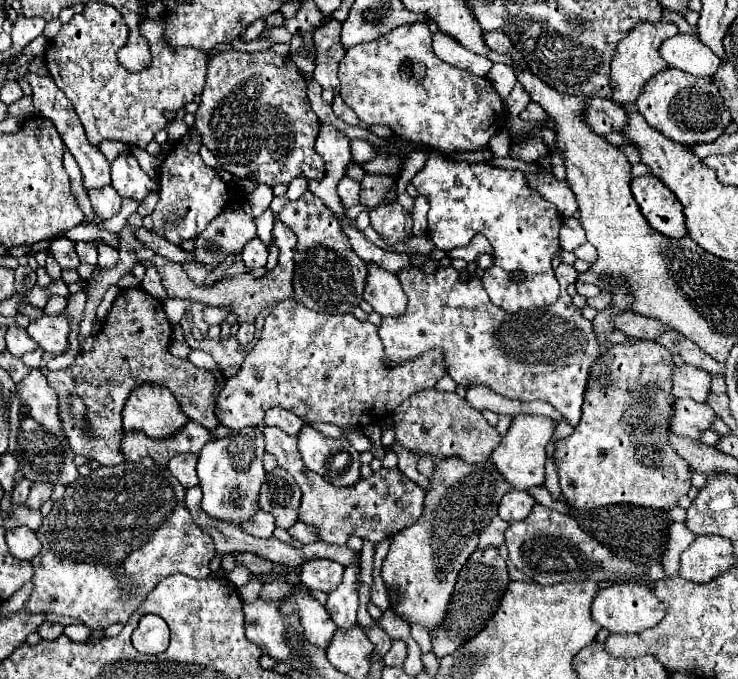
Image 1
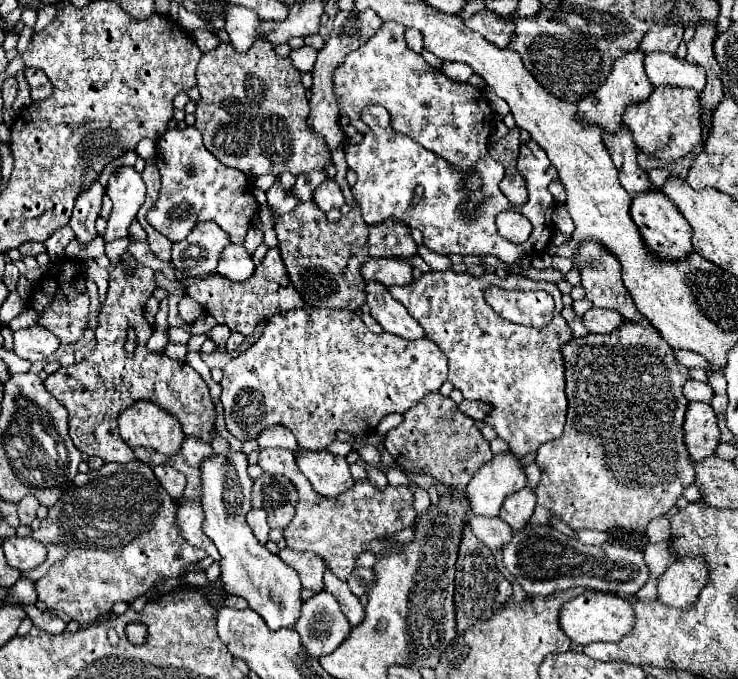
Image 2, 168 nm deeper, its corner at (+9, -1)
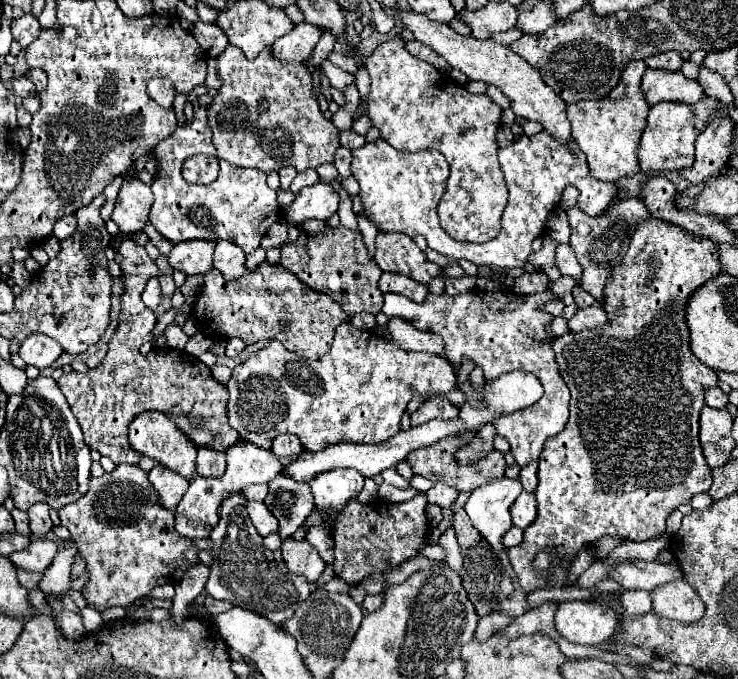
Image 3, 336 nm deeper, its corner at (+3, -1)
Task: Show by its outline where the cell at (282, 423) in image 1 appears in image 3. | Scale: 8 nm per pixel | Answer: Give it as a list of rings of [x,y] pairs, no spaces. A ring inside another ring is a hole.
[[[281,434],[281,436],[277,436],[277,440],[273,440],[273,448],[271,450],[279,458],[287,458],[287,456],[303,452],[301,450],[301,442],[293,434]]]

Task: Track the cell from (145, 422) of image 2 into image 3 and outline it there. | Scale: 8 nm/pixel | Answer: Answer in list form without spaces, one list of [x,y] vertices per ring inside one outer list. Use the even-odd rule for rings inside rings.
[[[143,412],[143,414],[139,414],[129,424],[129,444],[141,456],[153,458],[155,462],[163,464],[165,468],[181,474],[185,480],[191,480],[191,476],[195,474],[197,448],[193,448],[193,444],[189,444],[185,440],[183,432],[165,414],[161,414],[161,412]]]

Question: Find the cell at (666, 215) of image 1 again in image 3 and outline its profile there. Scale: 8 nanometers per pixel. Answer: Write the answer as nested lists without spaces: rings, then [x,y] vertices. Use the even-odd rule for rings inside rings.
[[[649,218],[645,222],[641,222],[637,226],[637,232],[633,232],[631,236],[631,244],[629,244],[629,250],[627,254],[623,256],[621,264],[611,270],[607,282],[605,282],[605,292],[603,292],[603,310],[607,312],[607,322],[601,326],[601,328],[595,328],[595,330],[583,330],[579,334],[563,334],[559,338],[555,338],[551,342],[551,348],[557,356],[557,364],[559,364],[559,374],[561,378],[565,380],[569,392],[571,392],[571,400],[569,400],[569,422],[565,426],[563,432],[551,436],[549,440],[545,440],[545,446],[543,446],[543,452],[539,456],[539,486],[535,490],[535,498],[537,498],[537,518],[535,522],[525,530],[525,542],[521,546],[515,546],[515,548],[509,548],[507,554],[509,554],[509,562],[515,570],[515,576],[521,584],[521,588],[525,588],[525,592],[533,592],[533,590],[539,590],[539,588],[545,588],[549,584],[547,576],[533,568],[533,558],[535,554],[541,550],[541,548],[551,548],[555,544],[559,544],[557,548],[565,550],[567,556],[575,556],[585,544],[593,544],[597,542],[599,538],[603,536],[619,536],[619,538],[625,538],[625,540],[633,540],[633,542],[645,542],[645,540],[651,540],[651,538],[657,538],[661,534],[665,534],[665,522],[667,518],[671,516],[671,512],[681,506],[681,504],[687,504],[695,494],[701,494],[701,492],[707,492],[713,484],[713,478],[711,478],[711,468],[703,456],[703,450],[701,450],[701,444],[699,444],[699,414],[705,406],[705,390],[711,390],[711,388],[717,388],[719,384],[719,378],[715,374],[715,370],[709,370],[707,364],[699,362],[697,356],[691,352],[689,348],[689,328],[687,328],[687,320],[685,320],[685,308],[689,304],[689,298],[693,296],[693,292],[697,288],[701,288],[705,282],[709,282],[711,278],[719,276],[721,274],[721,260],[719,260],[719,248],[711,242],[711,240],[705,240],[705,238],[699,238],[699,236],[689,236],[687,230],[679,228],[679,226],[673,226],[669,222],[663,222],[663,220],[655,220],[655,218]]]

